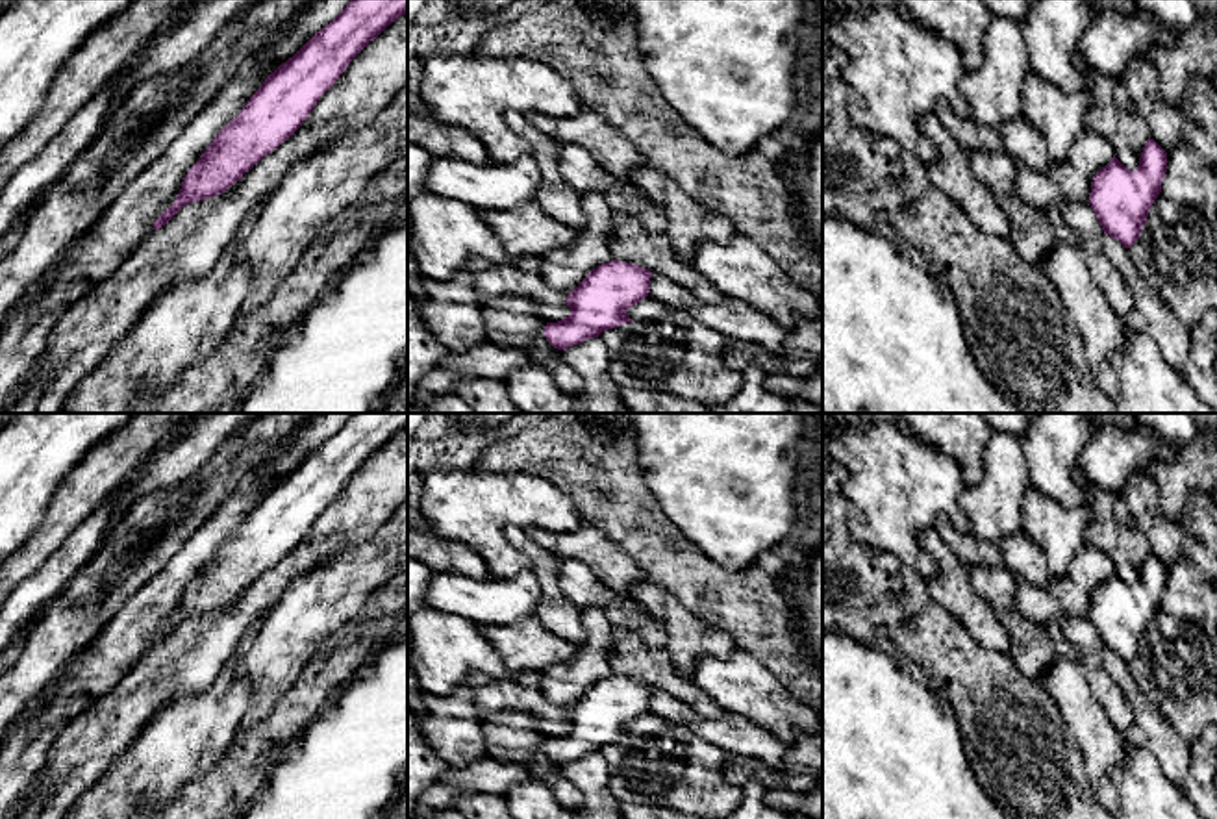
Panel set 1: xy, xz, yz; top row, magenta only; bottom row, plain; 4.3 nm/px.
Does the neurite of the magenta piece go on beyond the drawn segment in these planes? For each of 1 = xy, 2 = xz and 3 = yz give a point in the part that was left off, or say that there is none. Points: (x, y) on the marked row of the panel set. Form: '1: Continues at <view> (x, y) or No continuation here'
1: No continuation here
2: No continuation here
3: No continuation here

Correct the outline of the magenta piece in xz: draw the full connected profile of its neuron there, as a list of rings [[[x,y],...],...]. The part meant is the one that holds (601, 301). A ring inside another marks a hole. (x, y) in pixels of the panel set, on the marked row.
[[[613,259],[593,269],[576,289],[569,291],[571,313],[546,322],[546,341],[567,350],[585,339],[626,322],[634,322],[626,311],[648,296],[652,272],[634,263]]]

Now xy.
[[[350,0],[330,24],[270,72],[241,113],[215,135],[185,174],[174,204],[156,219],[152,230],[165,226],[183,206],[224,193],[287,141],[348,63],[406,13],[408,0]]]

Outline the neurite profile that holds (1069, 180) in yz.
[[[1084,130],[1063,161],[1043,172],[1017,167],[1019,198],[1037,209],[1050,202],[1089,202],[1093,176],[1115,156],[1108,139]]]

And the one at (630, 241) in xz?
[[[621,215],[611,232],[613,259],[648,269],[652,274],[663,274],[676,285],[687,289],[702,302],[721,302],[726,296],[689,261],[680,261],[663,232],[652,233],[639,217]]]

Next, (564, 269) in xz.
[[[583,193],[585,224],[576,239],[541,256],[541,278],[558,291],[572,291],[598,265],[613,261],[611,232],[617,215],[600,193]]]

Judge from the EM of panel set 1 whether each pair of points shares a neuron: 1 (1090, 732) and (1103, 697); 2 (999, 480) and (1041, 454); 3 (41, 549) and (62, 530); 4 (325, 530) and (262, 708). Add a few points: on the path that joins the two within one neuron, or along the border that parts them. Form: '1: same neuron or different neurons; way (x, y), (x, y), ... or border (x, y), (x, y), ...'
1: different neurons; border (1080, 666), (1091, 697), (1123, 736)
2: different neurons; border (1021, 440), (1030, 482)
3: same neuron; way (47, 543), (56, 534)
4: different neurons; border (347, 547), (301, 575), (278, 601)

